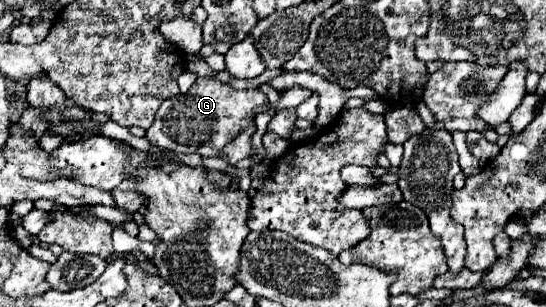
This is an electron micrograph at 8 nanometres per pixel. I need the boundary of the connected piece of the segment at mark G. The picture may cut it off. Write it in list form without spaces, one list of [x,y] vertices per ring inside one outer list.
[[[197,78],[185,96],[179,94],[163,100],[155,122],[147,130],[147,140],[161,148],[169,148],[169,140],[175,140],[177,144],[189,146],[189,150],[197,152],[199,156],[221,158],[223,148],[251,124],[253,112],[263,104],[267,104],[267,96],[259,88],[235,90],[219,80]]]

